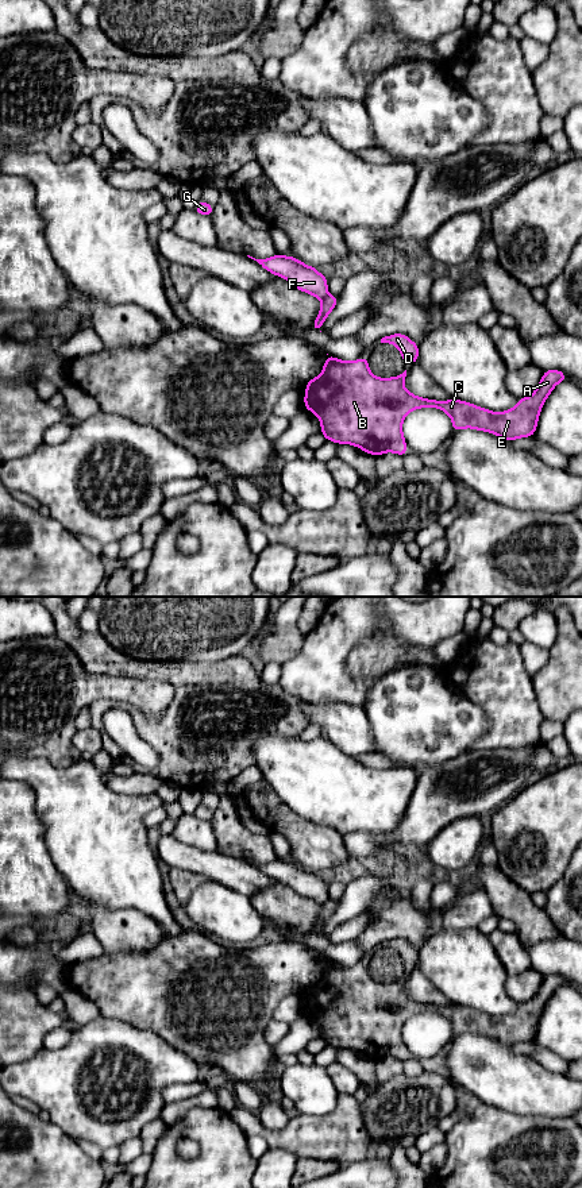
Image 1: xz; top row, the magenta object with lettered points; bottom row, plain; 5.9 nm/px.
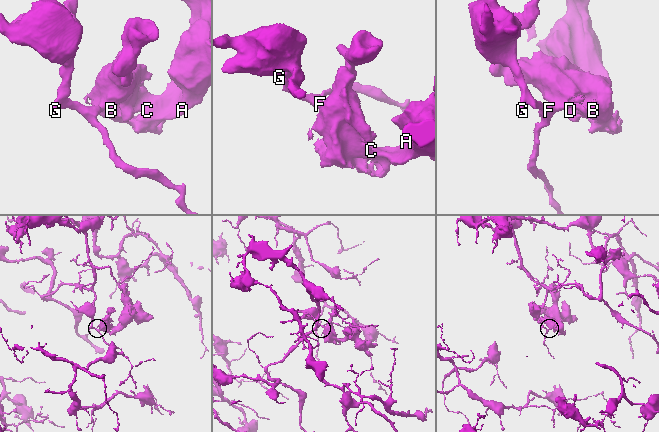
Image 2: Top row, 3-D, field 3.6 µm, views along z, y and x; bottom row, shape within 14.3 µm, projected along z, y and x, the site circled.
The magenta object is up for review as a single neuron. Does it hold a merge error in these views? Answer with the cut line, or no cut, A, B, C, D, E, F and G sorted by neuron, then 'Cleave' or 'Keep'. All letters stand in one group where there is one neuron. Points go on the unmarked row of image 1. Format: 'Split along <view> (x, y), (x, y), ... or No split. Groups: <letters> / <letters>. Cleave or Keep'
Split along xz (328, 901), (322, 905). Groups: A B C D E / F G. Cleave

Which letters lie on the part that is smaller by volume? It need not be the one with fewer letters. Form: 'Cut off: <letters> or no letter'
Cut off: A, B, C, D, E

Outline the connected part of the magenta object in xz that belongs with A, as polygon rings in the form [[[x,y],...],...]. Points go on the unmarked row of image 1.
[[[327,961],[321,979],[307,987],[304,1002],[305,1014],[317,1021],[321,1029],[321,1038],[325,1045],[338,1049],[352,1049],[374,1061],[385,1057],[406,1060],[406,1048],[402,1040],[402,1026],[408,1018],[420,1012],[438,1012],[446,1017],[452,1025],[452,1034],[473,1033],[497,1040],[500,1044],[512,1046],[519,1042],[533,1041],[541,1011],[552,994],[566,986],[566,979],[559,975],[547,975],[536,995],[525,1003],[520,1003],[513,1014],[494,1018],[474,1008],[448,1004],[436,1006],[420,1003],[409,998],[404,991],[406,975],[398,981],[378,983],[369,973],[367,963],[346,967]]]

